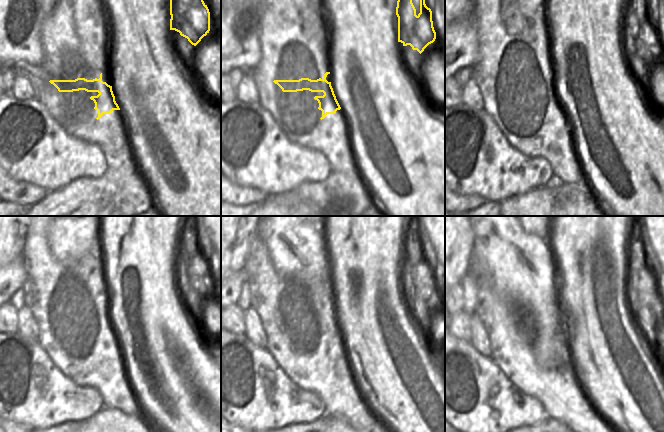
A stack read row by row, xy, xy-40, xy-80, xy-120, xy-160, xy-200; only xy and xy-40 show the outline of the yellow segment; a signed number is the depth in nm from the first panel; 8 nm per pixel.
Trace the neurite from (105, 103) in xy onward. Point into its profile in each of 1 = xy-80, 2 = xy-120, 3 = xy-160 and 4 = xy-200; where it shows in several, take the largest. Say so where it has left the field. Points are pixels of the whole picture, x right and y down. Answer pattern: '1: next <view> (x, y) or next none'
1: next xy-80 (551, 104)
2: next xy-120 (103, 328)
3: next xy-160 (327, 324)
4: next xy-200 (510, 309)

